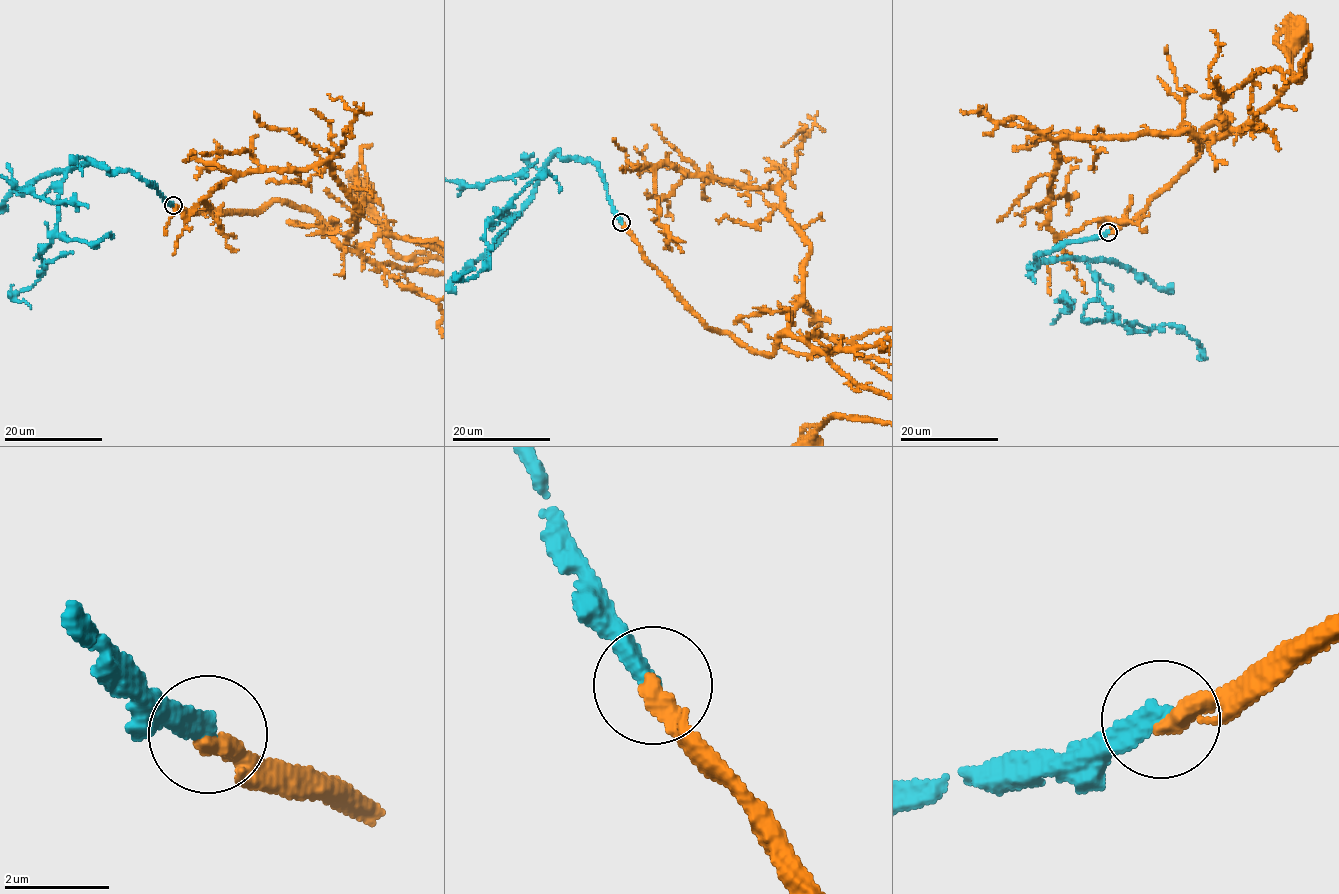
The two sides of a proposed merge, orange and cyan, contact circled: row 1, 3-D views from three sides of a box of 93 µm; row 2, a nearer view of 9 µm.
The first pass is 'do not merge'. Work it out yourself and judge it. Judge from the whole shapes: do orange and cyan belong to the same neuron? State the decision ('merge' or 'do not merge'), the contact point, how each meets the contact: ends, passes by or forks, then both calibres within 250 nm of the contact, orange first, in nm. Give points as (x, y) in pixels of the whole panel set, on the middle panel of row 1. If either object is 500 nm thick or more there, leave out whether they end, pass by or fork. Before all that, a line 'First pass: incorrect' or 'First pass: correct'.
First pass: correct
do not merge; at (621, 222); orange ends there; cyan ends there; 400 nm thick on the orange side, 420 nm on the other

